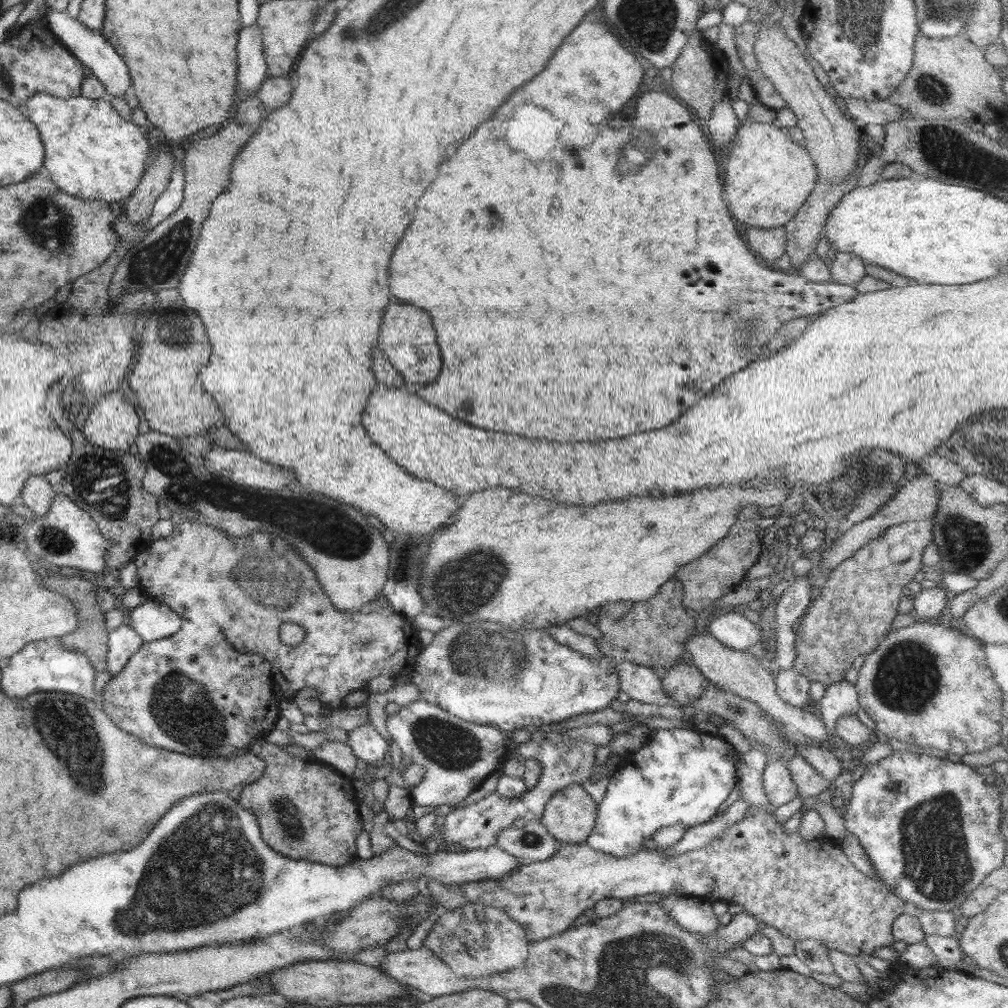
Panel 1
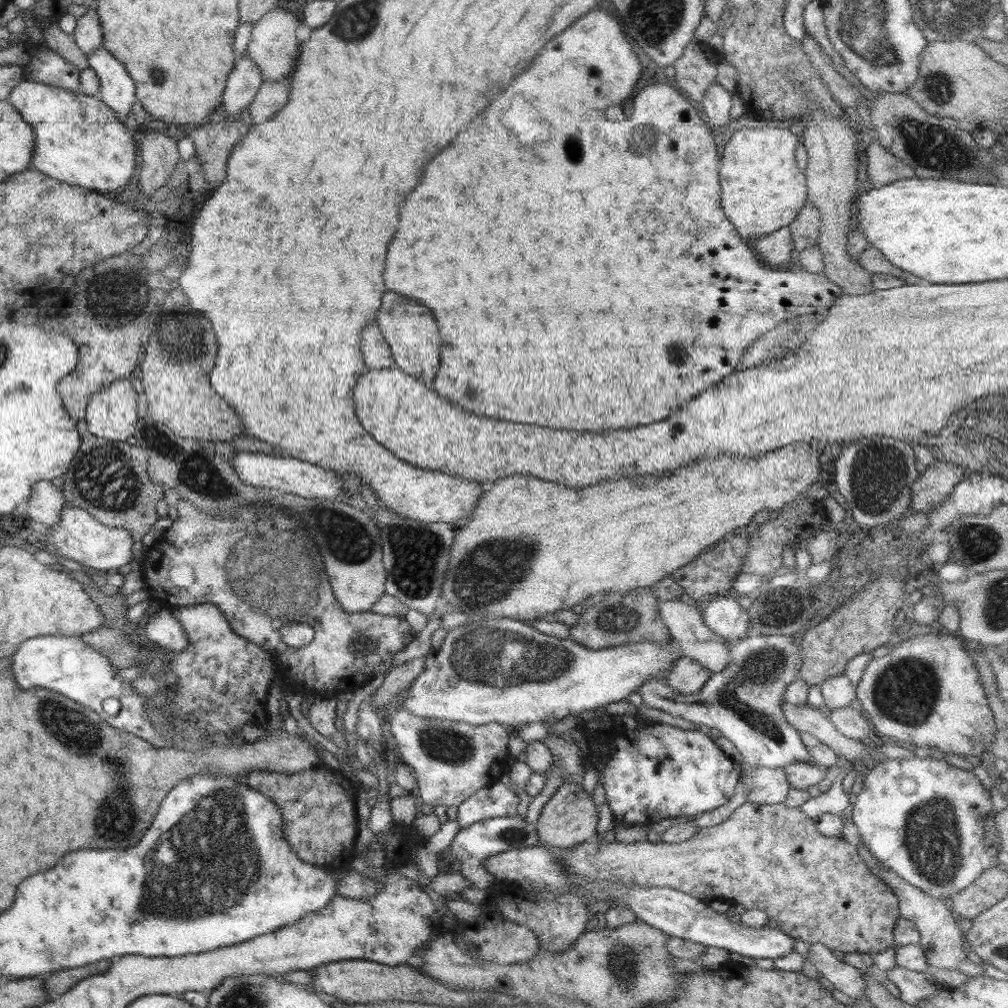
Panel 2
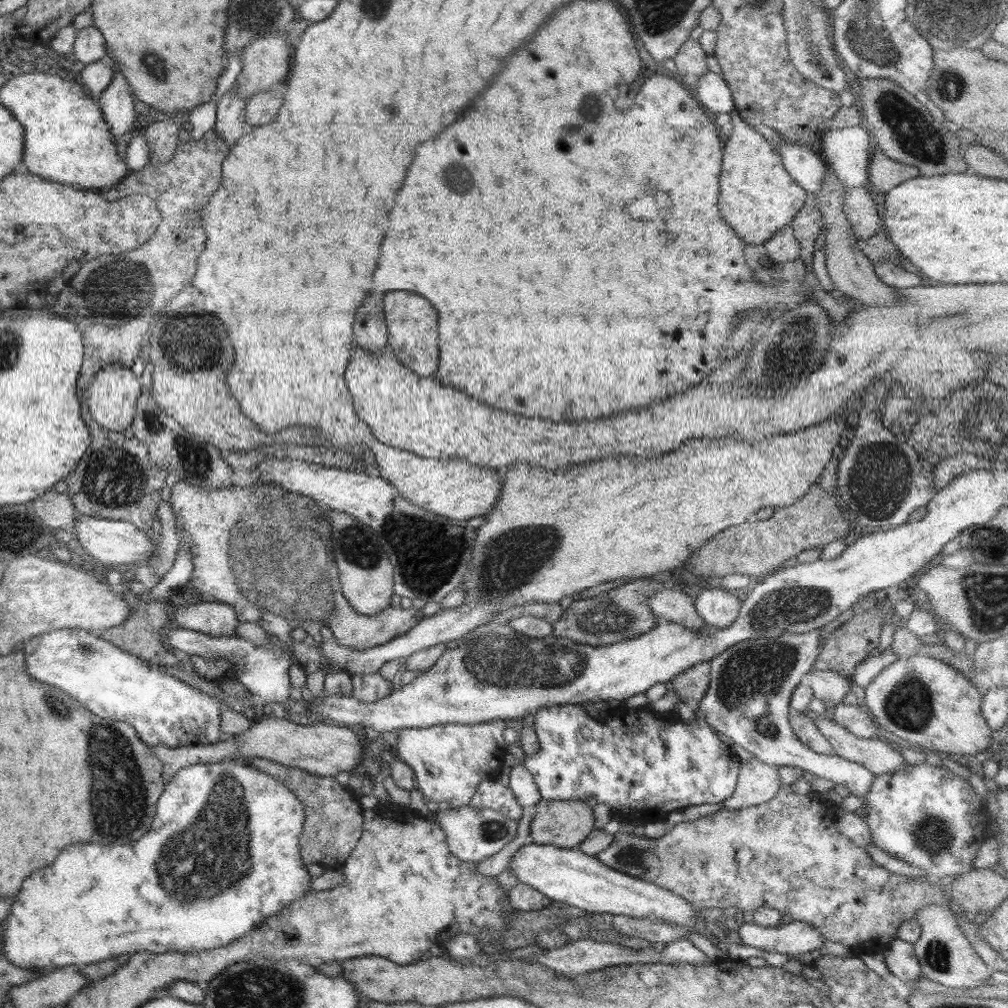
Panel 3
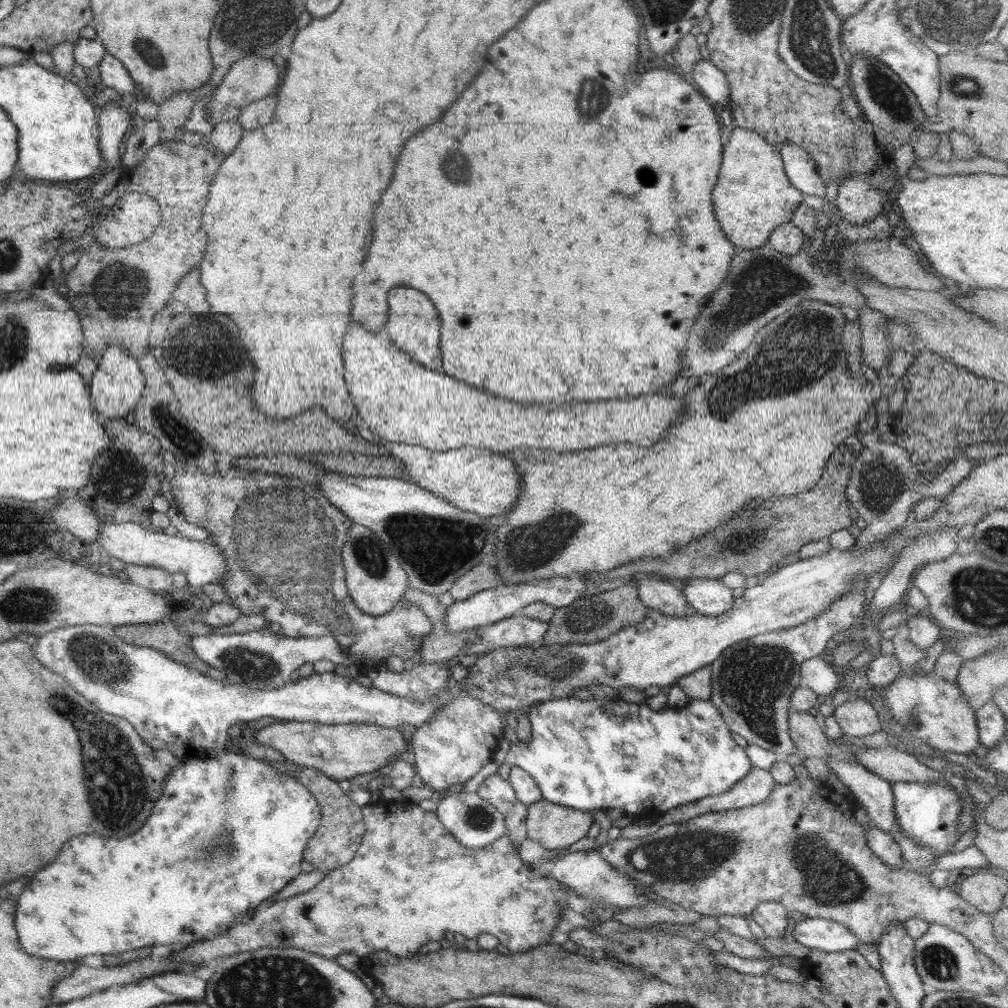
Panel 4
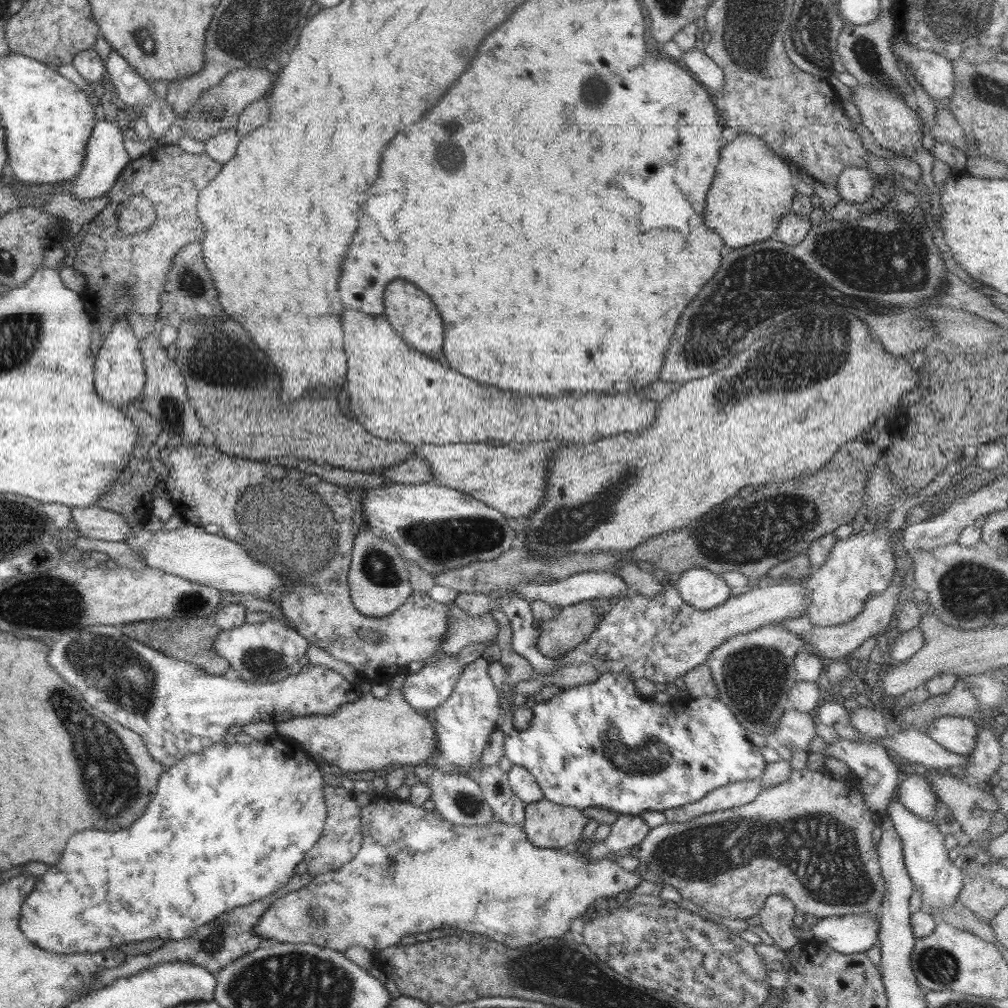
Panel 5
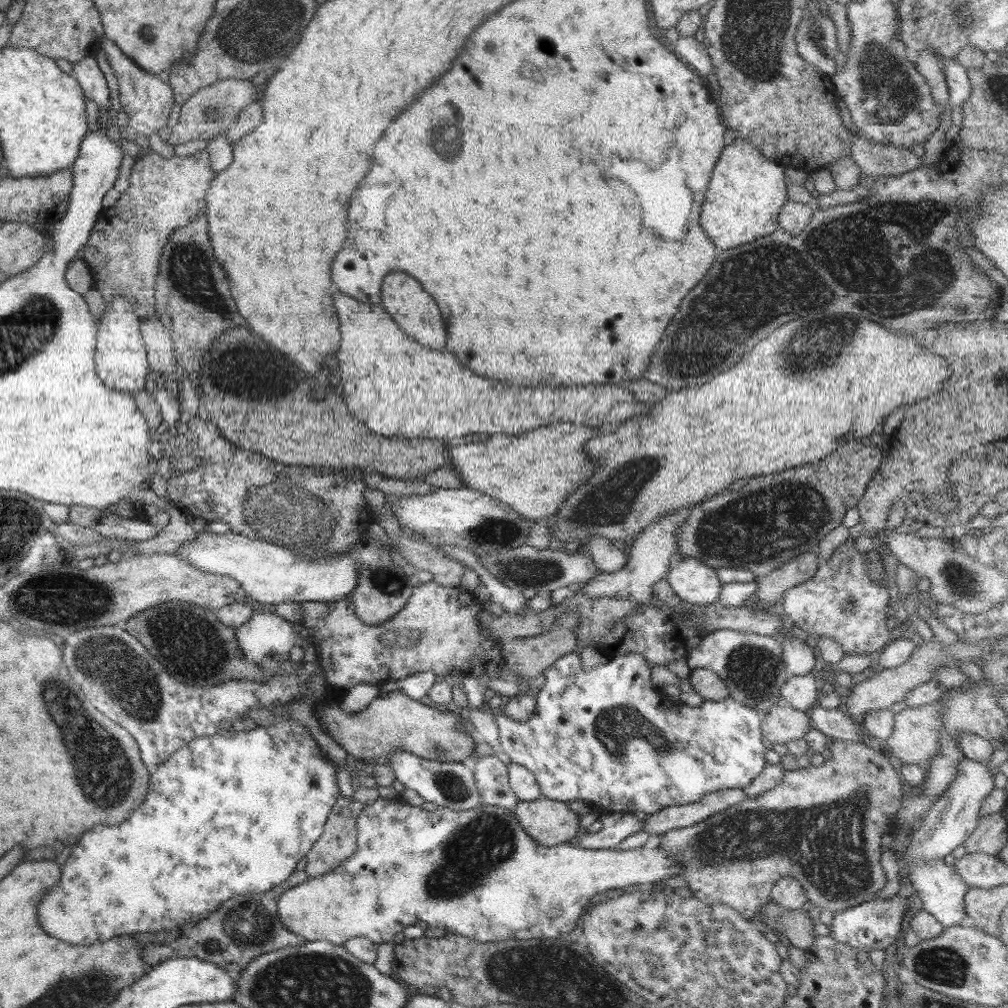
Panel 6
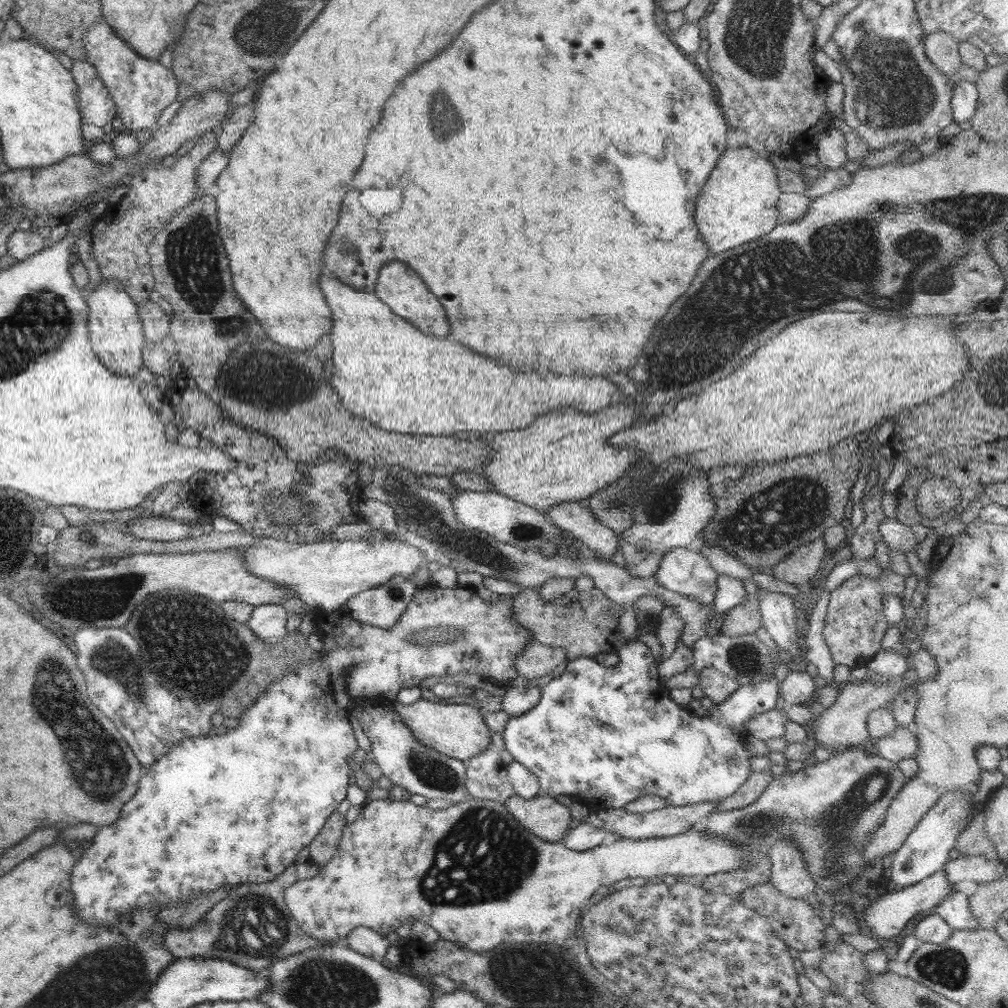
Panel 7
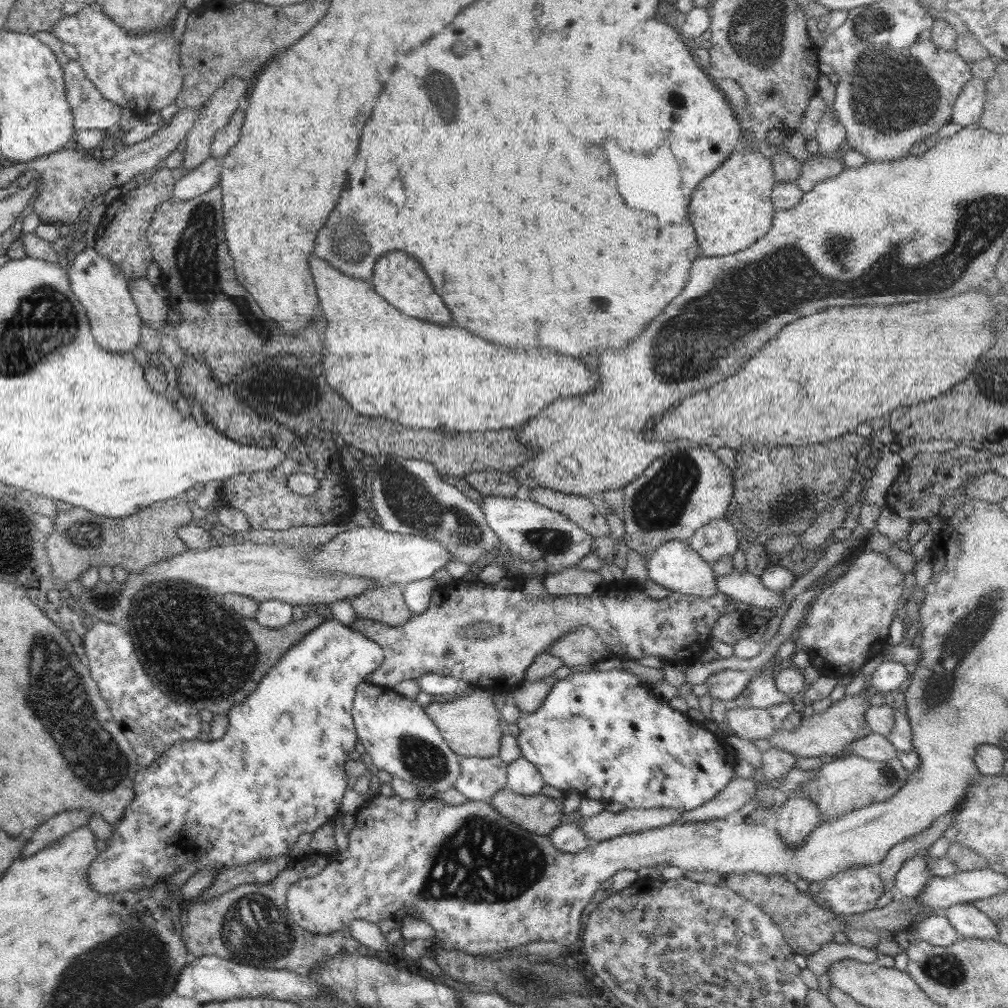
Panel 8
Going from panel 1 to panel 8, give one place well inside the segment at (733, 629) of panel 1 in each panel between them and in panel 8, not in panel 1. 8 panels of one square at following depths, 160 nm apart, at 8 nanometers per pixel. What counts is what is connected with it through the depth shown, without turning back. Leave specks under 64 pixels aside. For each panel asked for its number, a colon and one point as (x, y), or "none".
2: (727, 616)
3: (717, 607)
4: (710, 597)
5: (703, 589)
6: (693, 581)
7: (681, 570)
8: (675, 565)

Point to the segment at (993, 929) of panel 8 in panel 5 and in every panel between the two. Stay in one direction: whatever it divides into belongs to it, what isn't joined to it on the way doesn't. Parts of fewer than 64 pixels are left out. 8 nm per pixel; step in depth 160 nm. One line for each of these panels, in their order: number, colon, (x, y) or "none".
5: (940, 882)
6: (942, 892)
7: (954, 909)

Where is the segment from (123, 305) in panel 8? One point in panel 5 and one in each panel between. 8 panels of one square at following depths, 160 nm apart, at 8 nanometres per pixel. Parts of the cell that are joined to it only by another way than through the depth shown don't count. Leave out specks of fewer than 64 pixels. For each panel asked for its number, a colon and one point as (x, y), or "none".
5: (119, 376)
6: (121, 363)
7: (116, 332)

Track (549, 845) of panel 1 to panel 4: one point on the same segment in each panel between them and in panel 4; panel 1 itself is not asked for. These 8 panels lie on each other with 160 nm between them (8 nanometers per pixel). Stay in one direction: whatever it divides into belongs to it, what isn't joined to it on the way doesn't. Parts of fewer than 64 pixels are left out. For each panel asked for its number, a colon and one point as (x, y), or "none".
2: (472, 845)
3: (473, 834)
4: (475, 823)

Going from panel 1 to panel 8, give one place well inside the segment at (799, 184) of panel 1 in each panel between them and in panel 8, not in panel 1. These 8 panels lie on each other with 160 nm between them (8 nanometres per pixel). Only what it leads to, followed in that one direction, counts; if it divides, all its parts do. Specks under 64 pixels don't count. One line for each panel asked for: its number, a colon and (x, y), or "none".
2: (762, 190)
3: (758, 197)
4: (753, 196)
5: (753, 188)
6: (747, 190)
7: (738, 203)
8: (731, 208)

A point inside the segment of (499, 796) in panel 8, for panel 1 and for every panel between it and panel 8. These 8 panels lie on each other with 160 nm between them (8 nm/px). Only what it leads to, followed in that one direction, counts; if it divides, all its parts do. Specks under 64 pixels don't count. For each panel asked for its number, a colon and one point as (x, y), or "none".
1: (569, 816)
2: (570, 817)
3: (562, 823)
4: (554, 826)
5: (550, 825)
6: (549, 822)
7: (545, 817)

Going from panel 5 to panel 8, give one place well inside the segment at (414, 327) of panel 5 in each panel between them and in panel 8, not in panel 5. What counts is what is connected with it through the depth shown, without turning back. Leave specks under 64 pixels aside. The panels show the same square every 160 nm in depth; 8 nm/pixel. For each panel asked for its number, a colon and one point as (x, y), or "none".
6: (402, 296)
7: (398, 285)
8: (398, 277)

